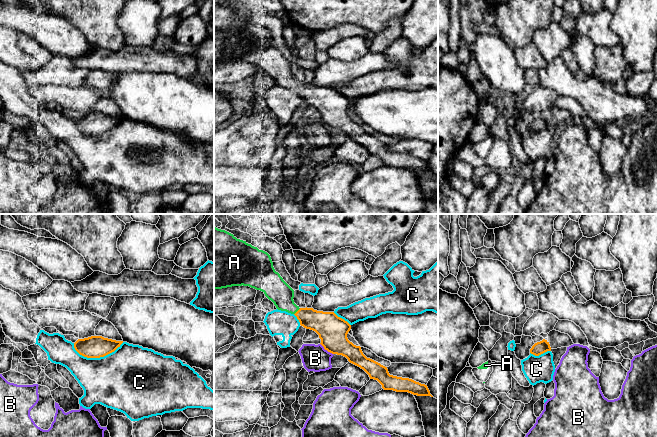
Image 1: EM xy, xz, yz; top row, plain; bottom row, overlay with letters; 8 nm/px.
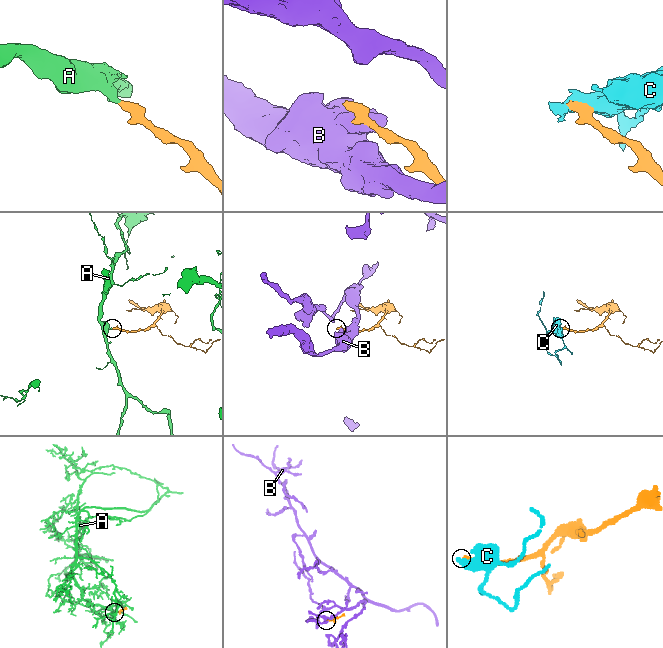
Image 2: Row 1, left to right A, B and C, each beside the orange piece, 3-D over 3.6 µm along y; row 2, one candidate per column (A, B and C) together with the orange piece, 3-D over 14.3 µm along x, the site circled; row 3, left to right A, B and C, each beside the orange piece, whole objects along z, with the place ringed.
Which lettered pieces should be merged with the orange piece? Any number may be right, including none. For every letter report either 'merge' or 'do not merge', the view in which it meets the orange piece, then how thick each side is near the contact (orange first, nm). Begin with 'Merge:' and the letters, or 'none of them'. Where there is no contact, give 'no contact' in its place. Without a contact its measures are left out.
Merge: A
A: merge | xz | 200/190 nm
B: do not merge | xz | 240/220 nm
C: do not merge | xy | 180/460 nm

